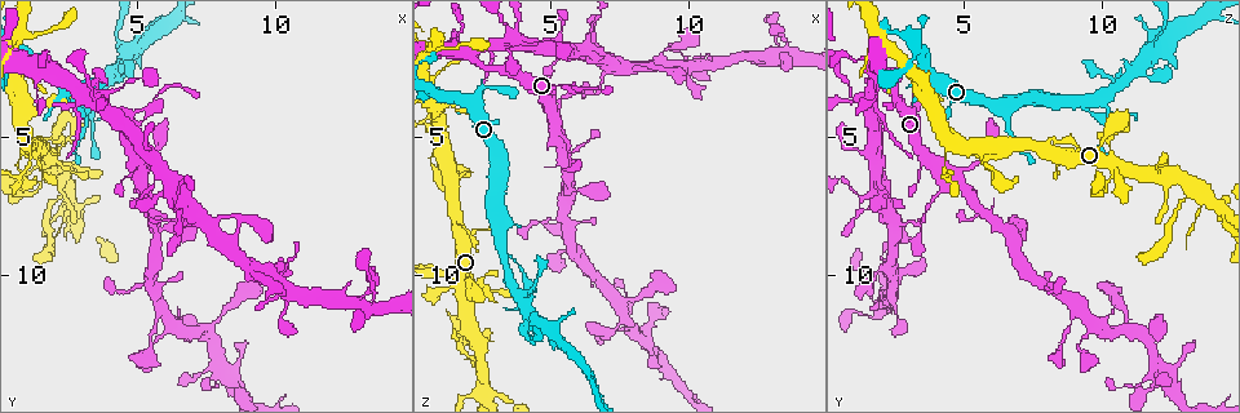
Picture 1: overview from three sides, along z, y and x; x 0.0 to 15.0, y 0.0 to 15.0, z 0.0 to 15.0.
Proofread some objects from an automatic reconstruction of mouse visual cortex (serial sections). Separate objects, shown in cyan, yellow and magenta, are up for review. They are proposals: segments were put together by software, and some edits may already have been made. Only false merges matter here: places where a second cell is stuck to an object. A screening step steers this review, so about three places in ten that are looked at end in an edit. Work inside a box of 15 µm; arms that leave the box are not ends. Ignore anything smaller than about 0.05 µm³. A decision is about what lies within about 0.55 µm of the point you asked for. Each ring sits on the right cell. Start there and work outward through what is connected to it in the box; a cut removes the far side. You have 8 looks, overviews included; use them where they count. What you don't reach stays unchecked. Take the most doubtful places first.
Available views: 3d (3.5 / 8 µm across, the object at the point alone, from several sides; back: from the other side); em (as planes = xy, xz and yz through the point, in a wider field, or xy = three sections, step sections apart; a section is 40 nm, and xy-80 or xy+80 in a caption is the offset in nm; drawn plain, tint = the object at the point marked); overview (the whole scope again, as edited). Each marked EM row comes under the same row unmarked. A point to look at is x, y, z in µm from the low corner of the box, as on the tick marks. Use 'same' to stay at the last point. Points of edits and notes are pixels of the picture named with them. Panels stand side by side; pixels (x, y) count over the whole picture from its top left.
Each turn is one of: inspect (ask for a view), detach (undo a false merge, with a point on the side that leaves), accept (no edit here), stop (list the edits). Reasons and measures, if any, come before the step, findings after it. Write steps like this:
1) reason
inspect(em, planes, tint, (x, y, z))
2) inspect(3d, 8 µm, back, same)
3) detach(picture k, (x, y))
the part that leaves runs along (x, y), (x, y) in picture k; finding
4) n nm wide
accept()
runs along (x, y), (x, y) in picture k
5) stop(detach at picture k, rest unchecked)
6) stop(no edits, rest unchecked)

three-way junction
inspect(3d, 3.5 µm, (3.2, 3.7, 9.3))

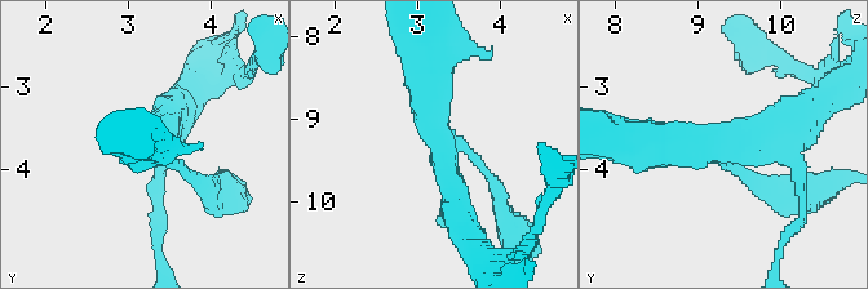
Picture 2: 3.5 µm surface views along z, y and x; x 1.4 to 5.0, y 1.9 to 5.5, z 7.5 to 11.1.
3 arms; arms of 150, 300, 500 nm
inspect(em, planes, tint, (3.30, 3.70, 9.25))

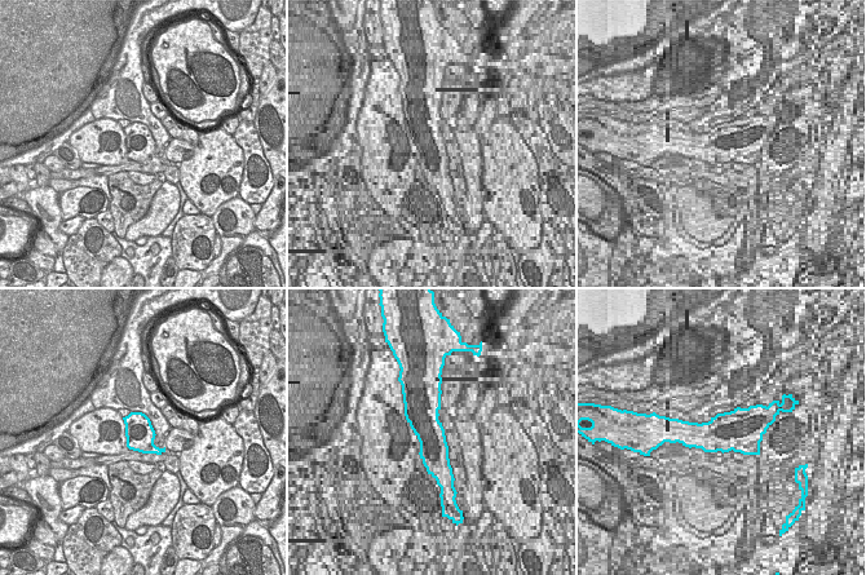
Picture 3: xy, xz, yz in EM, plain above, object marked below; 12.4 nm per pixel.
another direction
inspect(em, xy, step 2, tint, same)

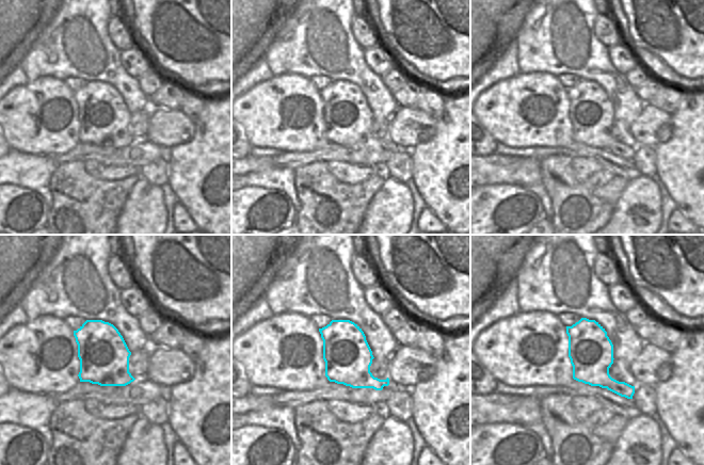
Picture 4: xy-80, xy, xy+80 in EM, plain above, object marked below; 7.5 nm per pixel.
detach(picture 2, (756, 178))
the part that leaves runs along (456, 145), (492, 181), (517, 240) in picture 2; two cells meet here

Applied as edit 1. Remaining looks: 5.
looks like a crossing
inspect(3d, 3.5 µm, back, (3.3, 3.5, 1.5))

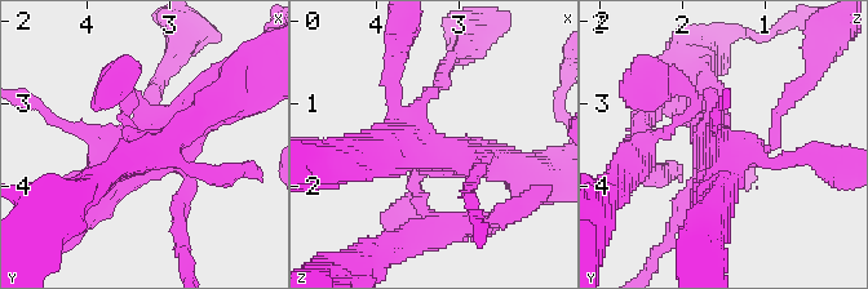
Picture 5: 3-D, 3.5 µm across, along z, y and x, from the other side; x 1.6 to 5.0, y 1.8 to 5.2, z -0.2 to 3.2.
shape alone is not enough
inspect(em, xy, step 5, tint, (3.45, 3.60, 1.50))

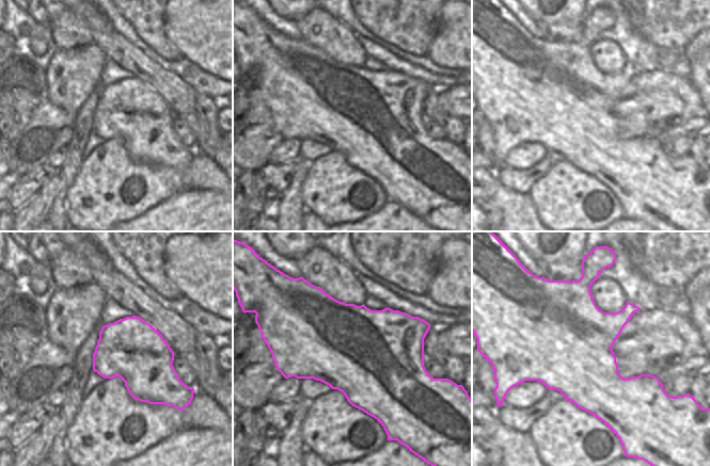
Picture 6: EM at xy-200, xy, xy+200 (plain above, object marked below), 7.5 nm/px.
accept()
runs along (200, 107), (66, 209) in picture 5; one cell here

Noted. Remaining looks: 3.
thin neck
inspect(3d, 8 µm, (4.2, 2.7, 11.7))

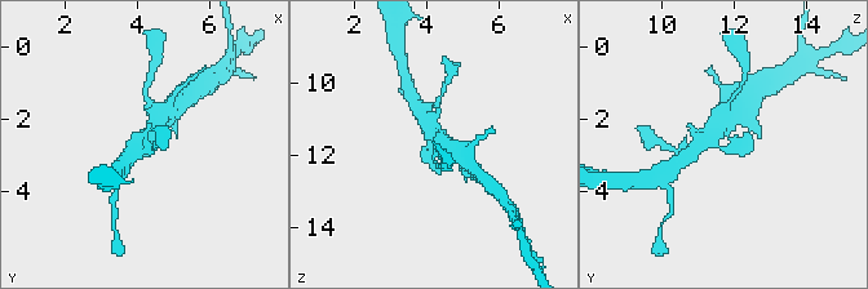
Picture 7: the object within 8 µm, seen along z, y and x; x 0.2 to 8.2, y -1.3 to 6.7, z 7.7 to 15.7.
inspect(3d, 3.5 µm, (4.0, 2.8, 11.7))

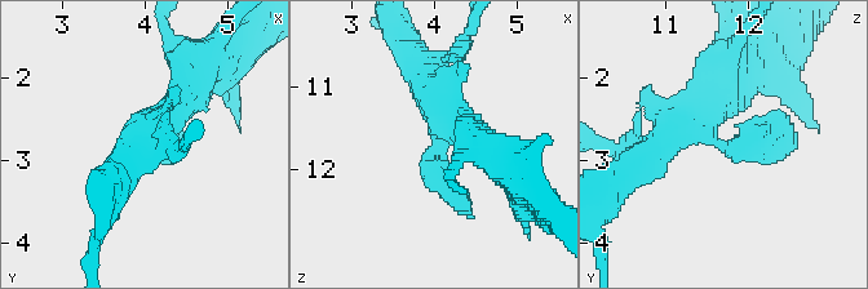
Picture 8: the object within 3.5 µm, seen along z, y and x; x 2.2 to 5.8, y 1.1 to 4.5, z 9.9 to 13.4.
shape alone is not enough
inspect(em, planes, tint, (4.10, 2.80, 11.70))

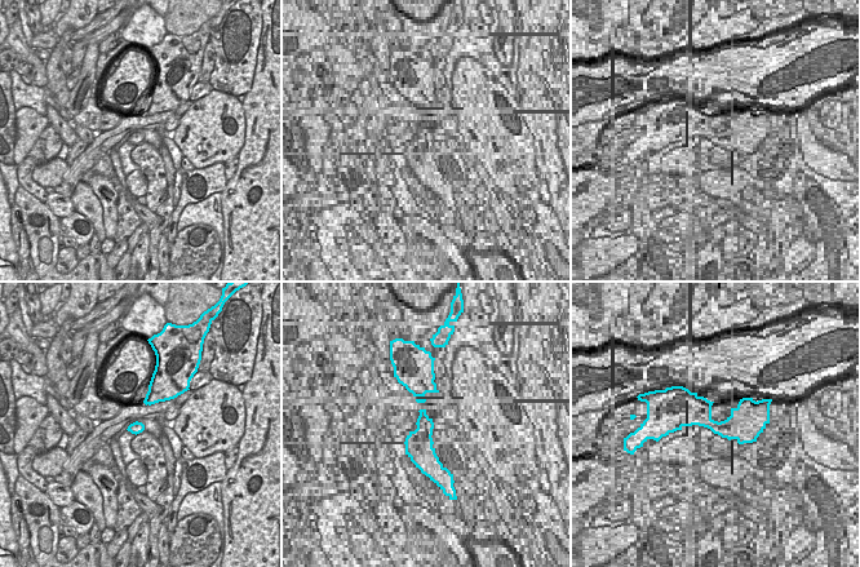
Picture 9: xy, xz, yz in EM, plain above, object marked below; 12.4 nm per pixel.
accept()
all the same cell

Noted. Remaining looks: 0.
stop(detach at picture 2, rest unchecked)

